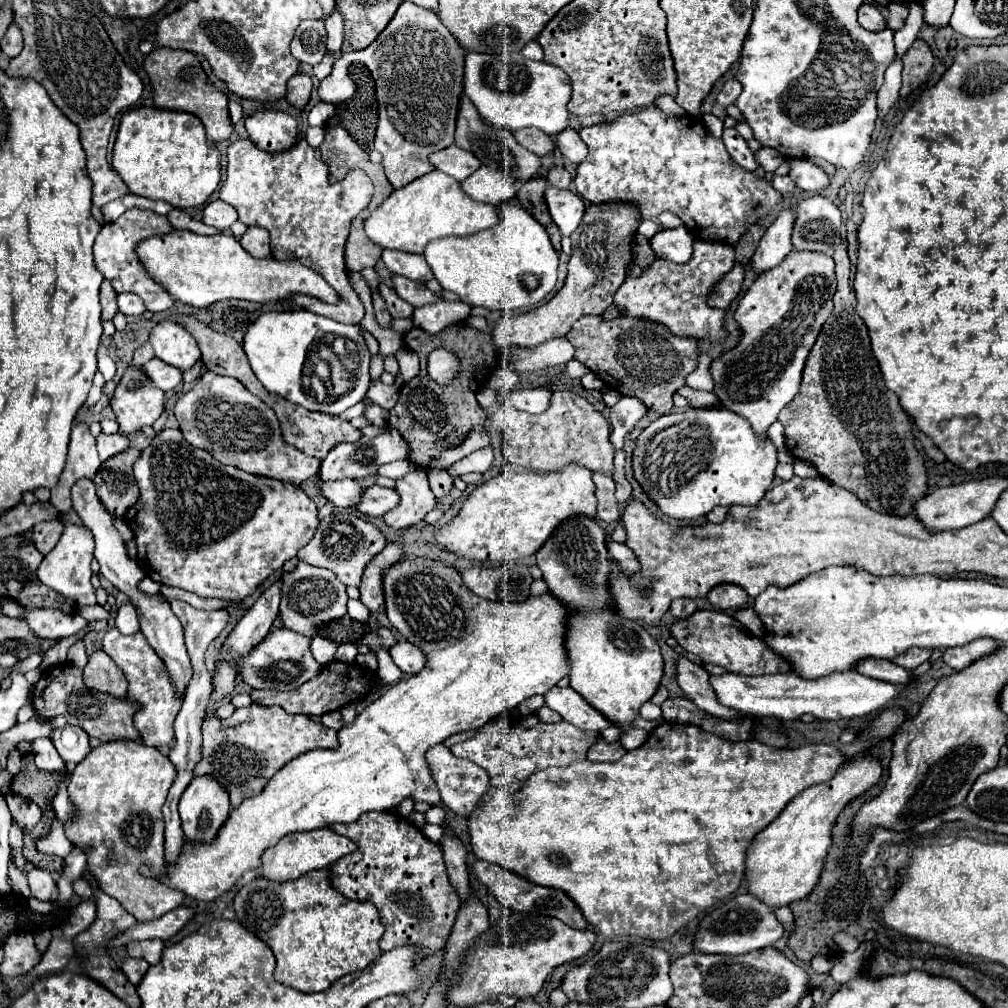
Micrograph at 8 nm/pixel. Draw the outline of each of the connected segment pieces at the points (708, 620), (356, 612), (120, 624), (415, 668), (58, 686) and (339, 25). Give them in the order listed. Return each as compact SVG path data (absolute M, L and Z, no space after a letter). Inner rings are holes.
M696 610L686 620L674 620L670 626L672 638L686 650L700 656L706 664L718 664L728 672L746 674L746 676L760 676L760 674L776 674L788 672L788 664L776 656L772 650L764 646L764 642L752 636L740 622L726 612L720 610Z
M348 600L348 616L358 620L358 622L366 622L370 612L368 612L368 608L360 600Z
M124 602L124 604L118 608L116 628L118 628L122 634L136 634L136 632L140 632L138 614L136 614L136 608L132 606L132 602Z
M398 642L390 650L390 656L392 656L394 664L400 666L400 670L406 672L406 674L420 672L426 666L426 660L428 660L426 654L418 646L412 646L410 642Z
M70 664L54 666L42 674L40 682L34 686L32 704L36 712L40 714L40 718L50 720L54 716L66 716L70 724L80 726L82 730L86 730L86 734L102 742L112 742L112 740L122 740L122 738L130 738L130 740L140 738L140 732L132 724L136 702L128 702L128 698L112 698L110 694L88 690L82 684L82 670Z
M338 2L334 4L334 10L332 10L332 14L324 20L324 24L326 24L326 32L328 32L328 50L330 50L330 52L340 50L340 46L342 46L342 36L344 36L344 20L342 20Z

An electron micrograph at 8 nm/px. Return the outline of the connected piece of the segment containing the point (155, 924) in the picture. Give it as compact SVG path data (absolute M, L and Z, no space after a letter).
M180 906L180 908L164 914L158 920L152 920L152 922L146 922L146 924L136 922L136 926L132 926L126 934L118 936L112 942L112 946L122 946L122 944L126 944L130 940L148 940L148 938L168 940L174 934L178 934L192 918L194 918L194 910L186 908L186 906Z

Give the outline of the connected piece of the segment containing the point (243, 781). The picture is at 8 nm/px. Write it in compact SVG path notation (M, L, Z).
M246 706L246 708L236 708L234 714L226 720L206 720L202 724L202 734L204 734L204 744L202 744L202 762L196 766L196 776L200 774L210 774L210 768L214 768L214 778L228 790L230 794L230 802L232 806L240 806L242 800L258 794L266 782L292 758L308 752L308 750L316 750L316 748L336 748L338 740L336 740L336 730L330 730L326 726L322 726L318 720L310 720L308 716L292 716L288 712L284 712L280 706L272 706L272 708L264 708L264 706Z

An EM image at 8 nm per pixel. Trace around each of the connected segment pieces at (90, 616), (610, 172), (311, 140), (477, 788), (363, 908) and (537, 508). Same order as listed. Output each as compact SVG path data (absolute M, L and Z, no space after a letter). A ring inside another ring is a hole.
M98 604L80 607L78 613L85 618L87 622L103 619L108 620L110 617L110 613Z
M650 106L644 110L628 112L614 122L580 128L578 134L588 146L588 158L578 164L578 174L574 178L574 186L584 200L592 204L618 200L628 202L640 210L642 218L654 218L660 212L674 212L678 218L684 220L688 232L700 240L736 244L750 222L766 216L782 200L780 192L776 192L770 182L758 178L754 172L740 170L736 164L732 164L722 140L706 132L698 116L670 118L656 106ZM752 206L758 206L754 216L750 214Z
M310 126L310 128L306 130L306 142L308 142L312 148L318 148L320 142L322 142L322 138L324 138L324 128L314 128L314 126Z
M438 744L434 748L430 748L426 752L426 760L432 768L432 774L434 774L434 780L438 784L438 790L440 790L440 798L442 802L456 814L460 816L468 816L482 800L482 796L486 794L488 786L490 786L490 776L480 768L476 766L474 762L470 760L462 760L462 758L456 758L444 744Z
M320 868L320 870L308 872L302 878L292 880L292 882L272 882L268 878L258 876L236 892L234 912L236 912L236 920L244 928L248 928L248 932L258 936L264 944L270 946L270 950L274 950L274 958L276 958L274 978L300 992L326 990L334 980L338 980L350 972L364 970L382 952L378 946L378 942L384 934L384 924L382 924L380 912L370 902L344 898L344 894L340 894L332 886L330 868Z
M570 464L558 472L502 472L476 486L464 500L458 516L434 534L434 546L472 562L518 562L538 552L556 524L574 514L596 516L596 496L592 472Z

